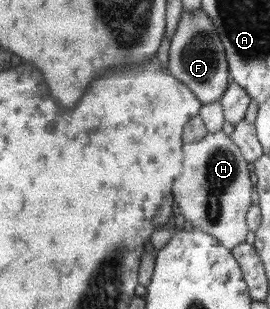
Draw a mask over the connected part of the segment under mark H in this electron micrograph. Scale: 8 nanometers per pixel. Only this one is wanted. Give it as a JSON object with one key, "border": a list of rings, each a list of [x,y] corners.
{"border":[[[222,131],[206,133],[196,143],[181,144],[181,172],[172,182],[171,194],[180,215],[192,228],[211,235],[229,250],[244,243],[247,225],[245,215],[250,205],[253,182],[248,178],[247,161],[236,144]]]}

